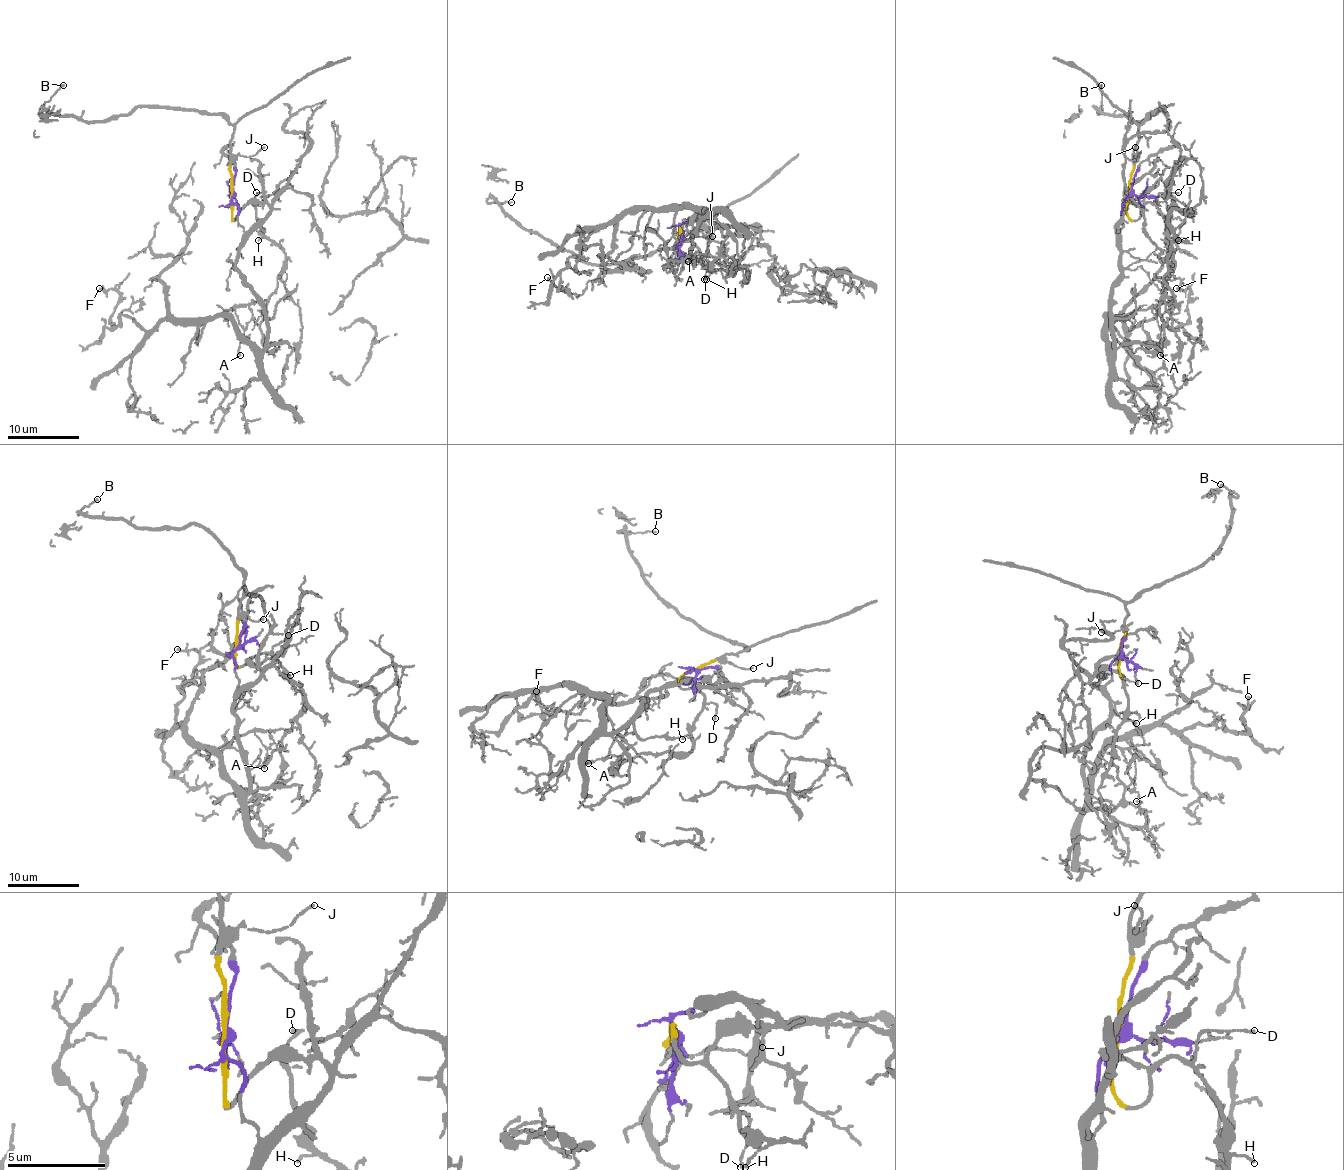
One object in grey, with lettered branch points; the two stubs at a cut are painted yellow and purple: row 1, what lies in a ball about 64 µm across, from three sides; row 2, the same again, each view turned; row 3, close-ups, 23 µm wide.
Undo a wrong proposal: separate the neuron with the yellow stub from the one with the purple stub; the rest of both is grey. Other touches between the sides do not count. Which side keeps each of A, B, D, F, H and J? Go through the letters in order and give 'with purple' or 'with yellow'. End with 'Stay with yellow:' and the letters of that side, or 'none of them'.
A: with purple
B: with yellow
D: with yellow
F: with purple
H: with yellow
J: with yellow
Stay with yellow: B, D, H, J

